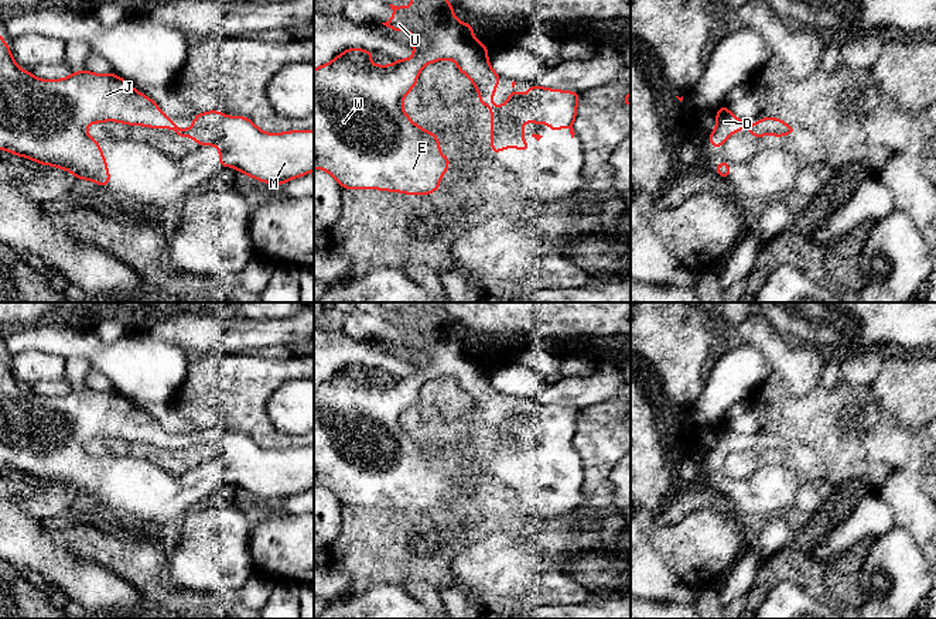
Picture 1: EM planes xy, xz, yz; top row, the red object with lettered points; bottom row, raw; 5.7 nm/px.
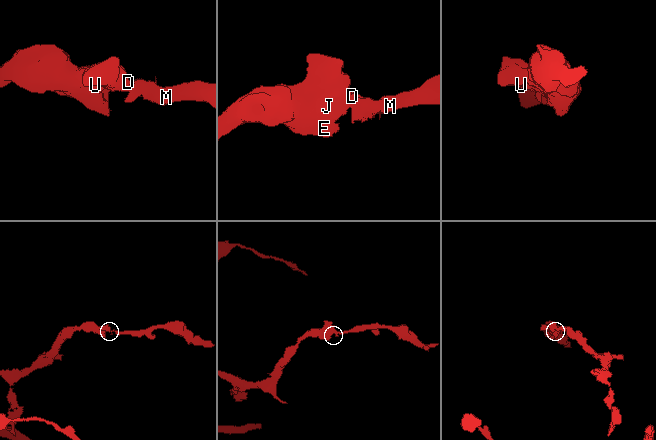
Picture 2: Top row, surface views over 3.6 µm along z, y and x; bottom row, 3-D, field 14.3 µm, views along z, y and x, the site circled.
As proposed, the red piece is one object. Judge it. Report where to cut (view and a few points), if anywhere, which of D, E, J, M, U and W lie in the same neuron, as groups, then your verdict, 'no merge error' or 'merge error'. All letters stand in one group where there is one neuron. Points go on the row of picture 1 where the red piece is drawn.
no cut | D E J M U W | no merge error

